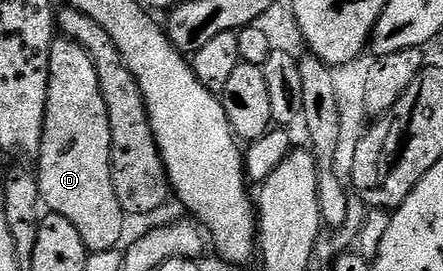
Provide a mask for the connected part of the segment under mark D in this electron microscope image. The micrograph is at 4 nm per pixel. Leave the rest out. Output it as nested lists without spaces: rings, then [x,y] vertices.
[[[58,37],[50,45],[48,73],[50,74],[50,80],[48,81],[48,105],[46,106],[46,116],[44,117],[44,137],[36,156],[36,162],[38,162],[38,167],[36,166],[38,188],[42,194],[45,210],[64,217],[67,221],[72,221],[72,225],[76,225],[76,230],[80,233],[80,241],[84,241],[87,252],[115,250],[119,246],[118,242],[121,241],[122,234],[126,231],[128,216],[126,210],[120,205],[120,197],[116,197],[116,185],[112,185],[112,125],[108,121],[108,109],[110,107],[104,105],[104,93],[100,89],[100,77],[96,73],[96,65],[92,61],[92,57],[88,57],[84,45],[80,45],[75,39]]]

